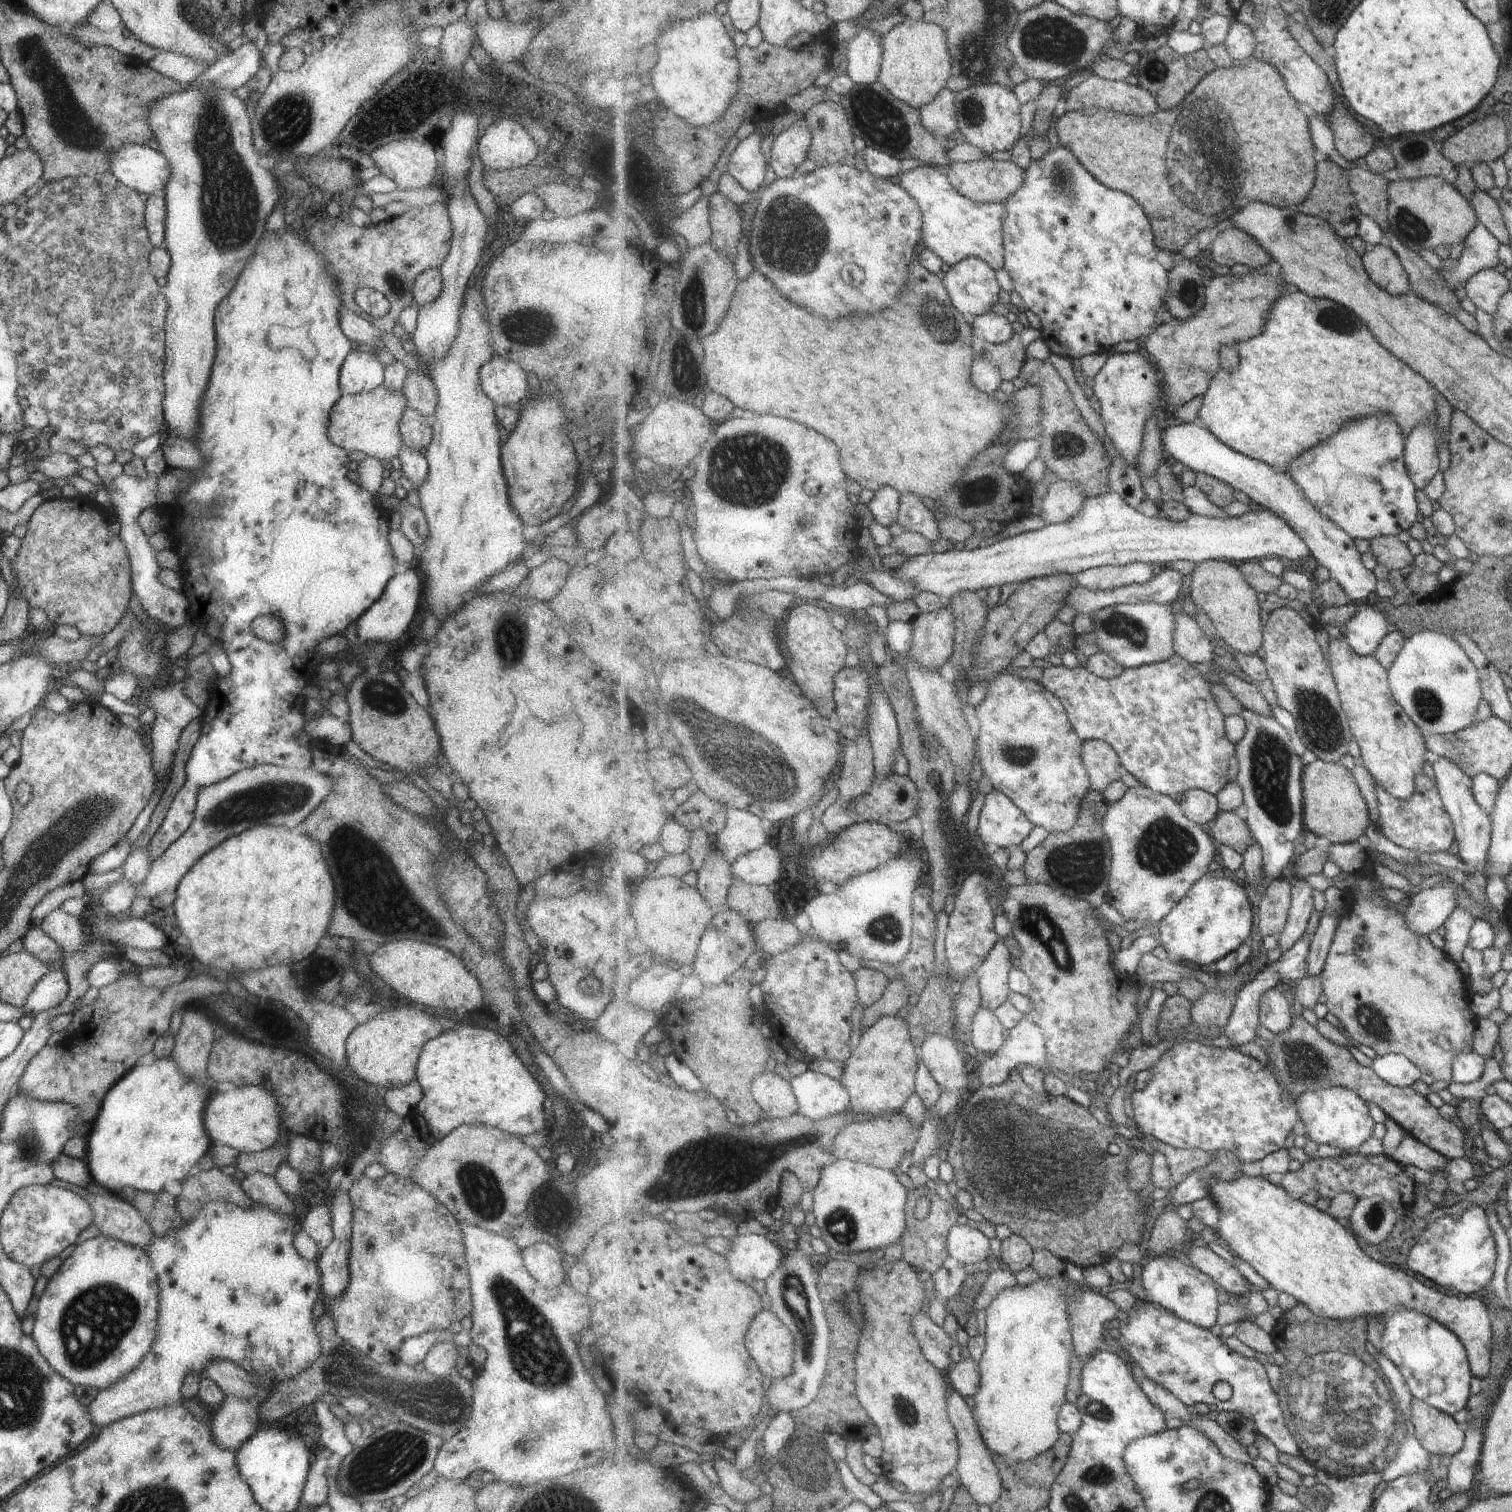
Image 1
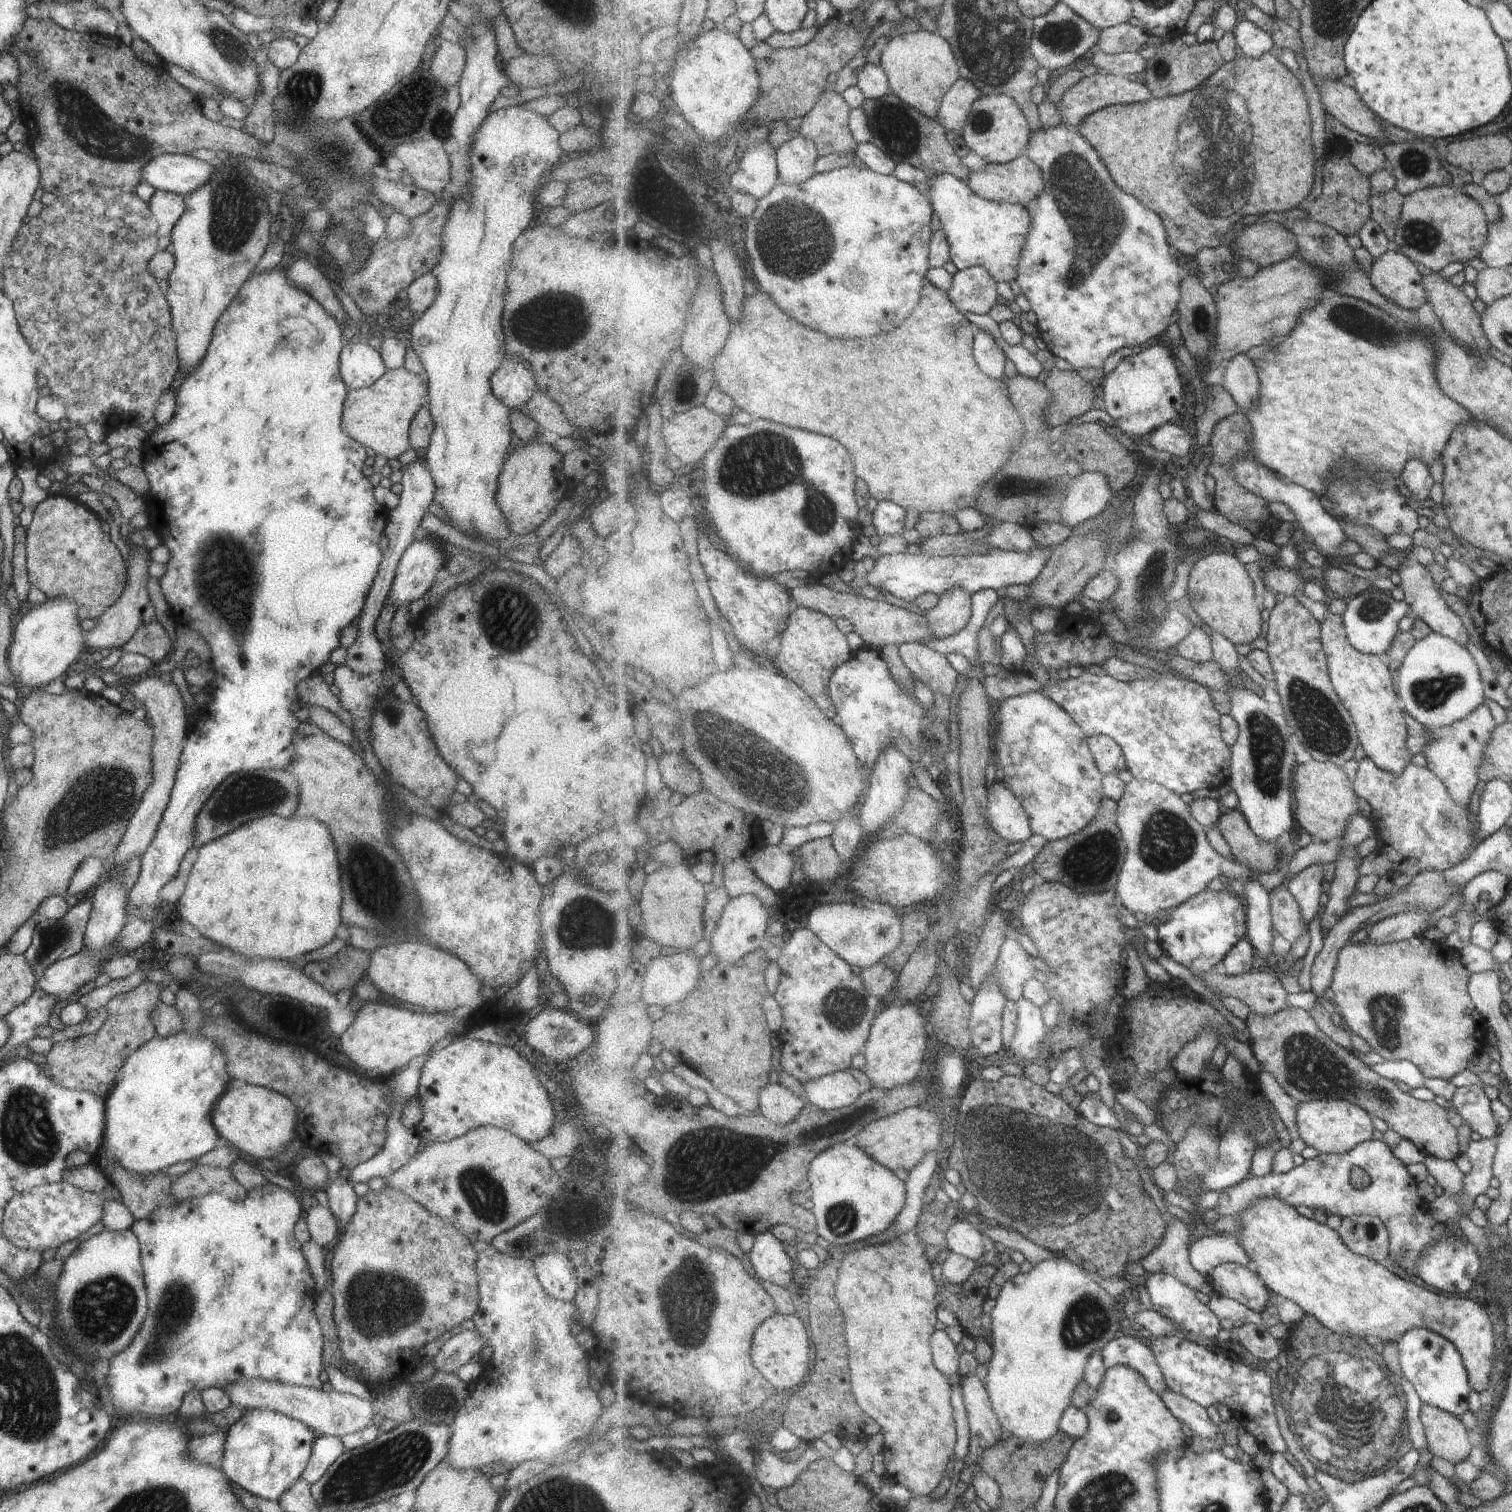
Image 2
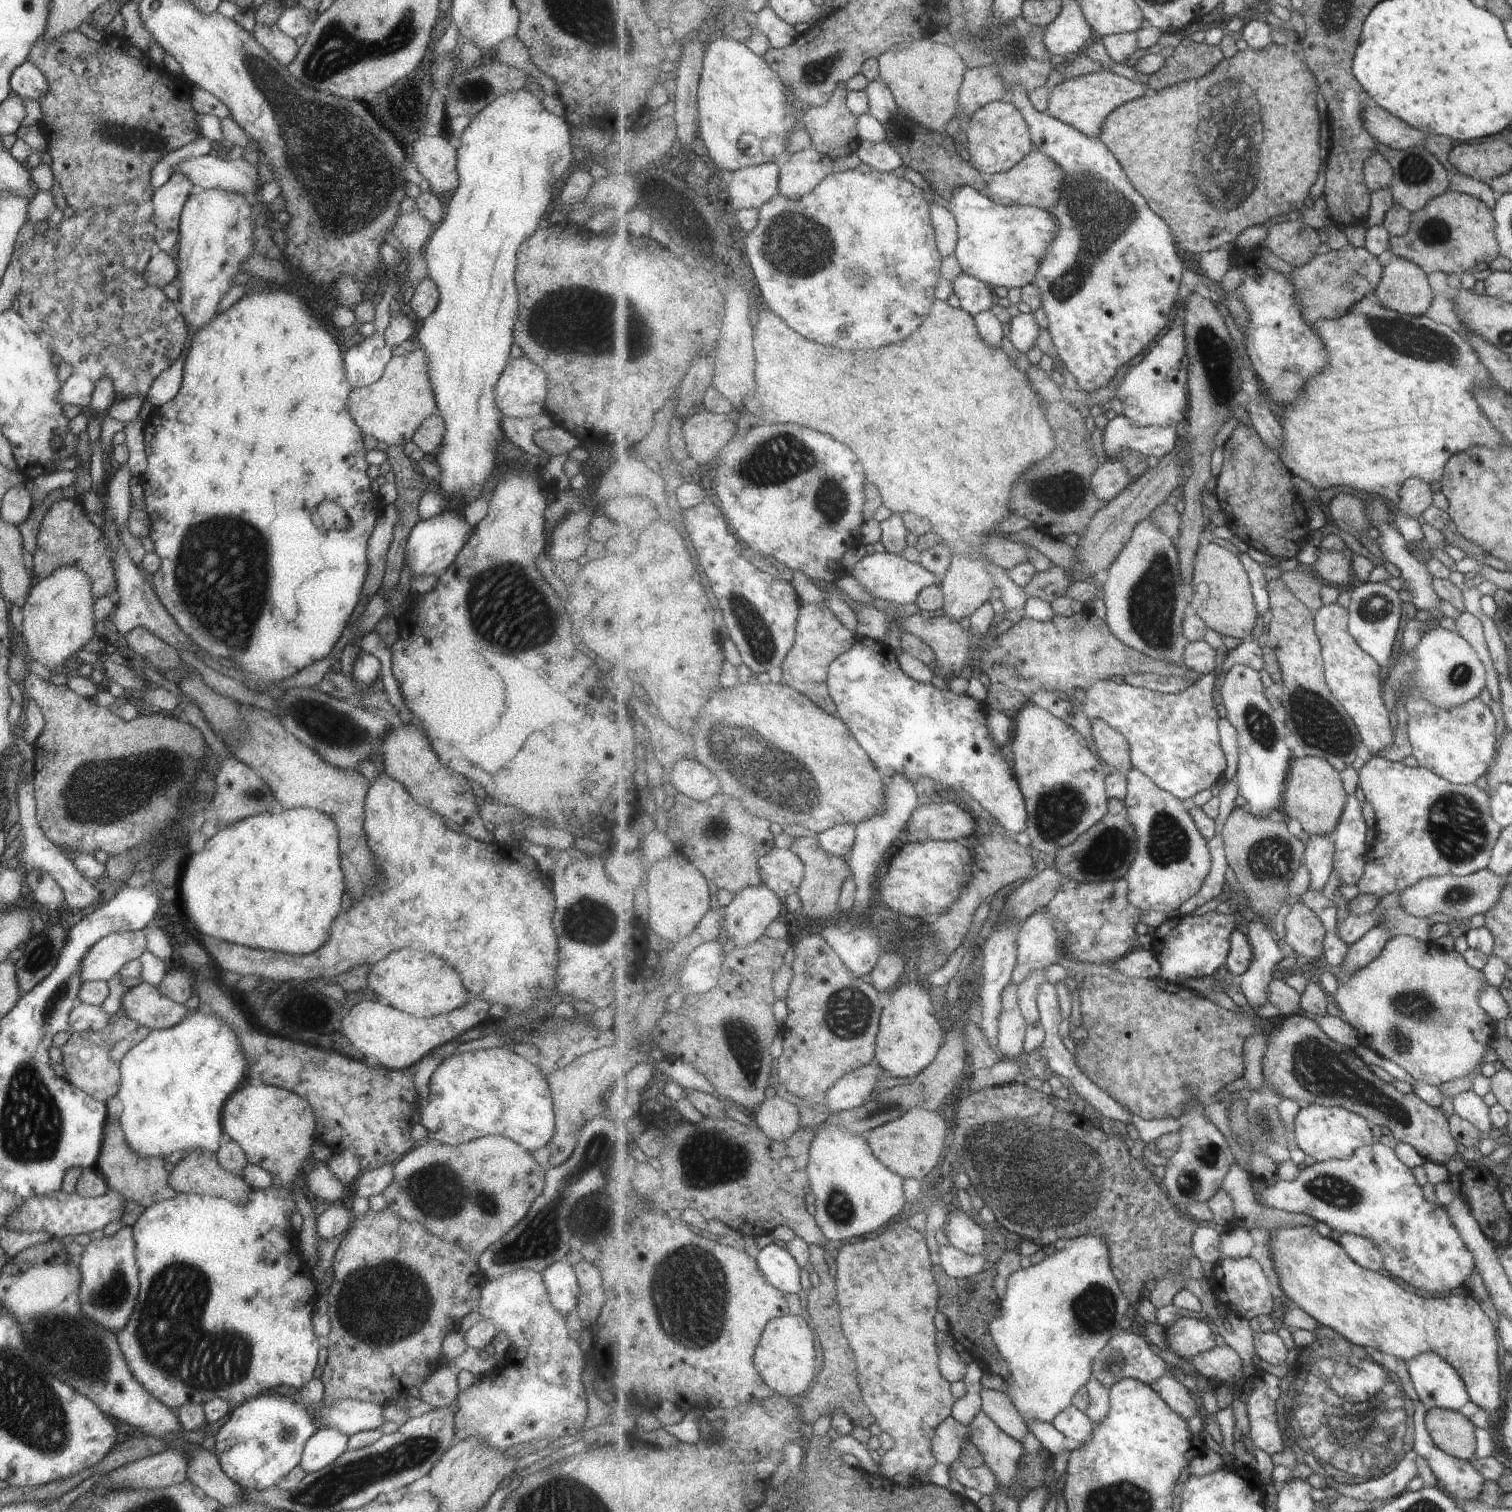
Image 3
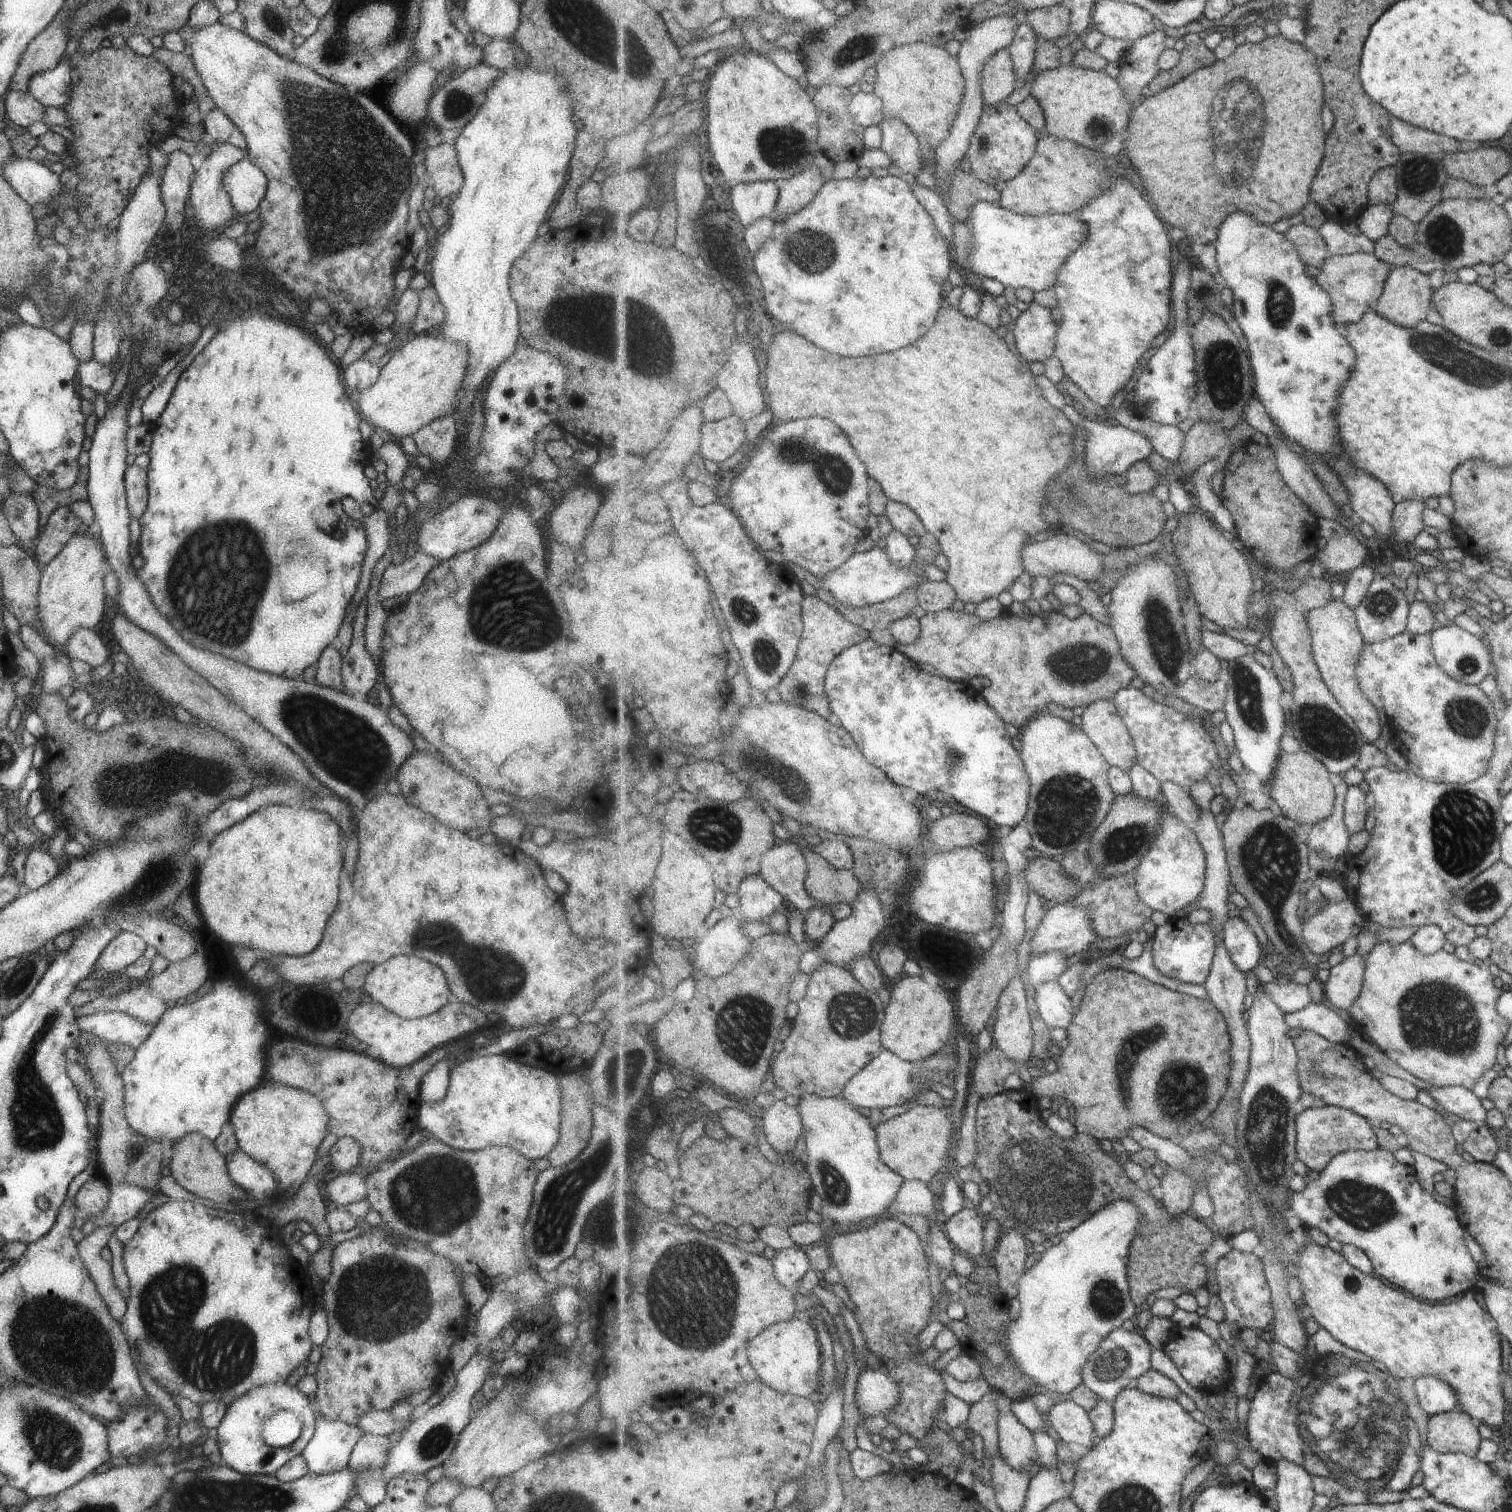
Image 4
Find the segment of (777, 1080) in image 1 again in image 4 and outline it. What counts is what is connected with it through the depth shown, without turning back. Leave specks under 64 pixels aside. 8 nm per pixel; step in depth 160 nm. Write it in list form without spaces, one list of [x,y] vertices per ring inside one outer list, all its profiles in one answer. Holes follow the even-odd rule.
[[[777,1100],[771,1106],[761,1109],[758,1119],[764,1126],[768,1143],[777,1153],[789,1153],[797,1146],[801,1134],[804,1134],[799,1111],[783,1100]]]

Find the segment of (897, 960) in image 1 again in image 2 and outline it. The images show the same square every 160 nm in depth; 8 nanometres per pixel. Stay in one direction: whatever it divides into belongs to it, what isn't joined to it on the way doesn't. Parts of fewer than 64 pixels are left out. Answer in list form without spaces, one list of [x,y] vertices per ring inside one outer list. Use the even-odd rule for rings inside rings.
[[[865,898],[861,906],[855,906],[855,902],[843,902],[843,906],[837,906],[835,902],[828,907],[814,908],[808,916],[807,927],[850,966],[863,970],[881,963],[901,946],[904,914],[905,910],[899,906],[881,900]]]

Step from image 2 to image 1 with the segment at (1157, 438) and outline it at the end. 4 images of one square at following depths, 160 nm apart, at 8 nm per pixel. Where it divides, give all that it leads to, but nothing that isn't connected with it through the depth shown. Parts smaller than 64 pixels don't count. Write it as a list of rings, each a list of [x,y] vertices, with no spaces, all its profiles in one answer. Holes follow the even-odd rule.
[[[1199,422],[1168,426],[1162,432],[1162,444],[1170,459],[1182,463],[1195,473],[1206,473],[1229,484],[1235,491],[1244,492],[1256,507],[1277,513],[1307,543],[1318,565],[1327,567],[1331,576],[1344,586],[1353,603],[1376,598],[1380,580],[1363,564],[1363,554],[1356,547],[1356,540],[1327,518],[1288,473],[1281,473],[1266,463],[1235,451]]]

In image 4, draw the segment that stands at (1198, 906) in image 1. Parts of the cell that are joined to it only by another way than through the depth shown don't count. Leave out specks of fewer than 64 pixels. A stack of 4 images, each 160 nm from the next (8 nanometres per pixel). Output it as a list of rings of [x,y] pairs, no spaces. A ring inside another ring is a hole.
[[[1185,915],[1170,917],[1152,936],[1152,958],[1155,968],[1169,978],[1175,978],[1187,984],[1203,986],[1210,977],[1212,964],[1216,957],[1218,937],[1210,924],[1192,925]]]

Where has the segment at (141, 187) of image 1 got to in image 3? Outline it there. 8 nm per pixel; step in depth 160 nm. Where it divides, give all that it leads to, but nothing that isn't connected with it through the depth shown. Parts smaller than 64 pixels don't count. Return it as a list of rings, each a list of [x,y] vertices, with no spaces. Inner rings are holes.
[[[214,152],[180,162],[172,172],[183,173],[192,182],[194,190],[223,189],[245,196],[247,202],[252,200],[254,203],[256,200],[254,194],[258,190],[259,177],[255,166],[245,159],[227,159]]]

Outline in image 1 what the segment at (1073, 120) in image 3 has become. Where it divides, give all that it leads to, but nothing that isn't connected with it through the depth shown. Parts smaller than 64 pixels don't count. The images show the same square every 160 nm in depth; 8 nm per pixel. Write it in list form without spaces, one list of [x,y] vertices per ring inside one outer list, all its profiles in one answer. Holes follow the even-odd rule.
[[[1095,74],[1068,92],[1065,108],[1078,111],[1091,107],[1134,115],[1153,114],[1160,109],[1154,95],[1141,85],[1110,81]]]

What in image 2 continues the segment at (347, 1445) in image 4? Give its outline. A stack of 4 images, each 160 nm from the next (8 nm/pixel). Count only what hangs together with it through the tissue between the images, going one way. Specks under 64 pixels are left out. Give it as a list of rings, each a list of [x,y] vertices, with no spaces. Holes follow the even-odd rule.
[[[319,1435],[314,1438],[313,1446],[307,1466],[301,1474],[301,1478],[307,1482],[309,1486],[313,1482],[317,1482],[327,1468],[345,1451],[339,1437],[331,1437],[328,1435]]]

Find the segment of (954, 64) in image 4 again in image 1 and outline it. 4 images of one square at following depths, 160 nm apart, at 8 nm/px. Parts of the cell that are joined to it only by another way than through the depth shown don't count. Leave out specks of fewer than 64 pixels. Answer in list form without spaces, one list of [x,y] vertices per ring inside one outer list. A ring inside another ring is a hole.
[[[905,17],[902,23],[897,24],[883,36],[882,46],[884,51],[882,54],[882,72],[879,78],[890,94],[895,95],[899,100],[921,110],[924,106],[930,105],[935,100],[935,97],[943,89],[947,88],[953,74],[953,62],[947,33],[941,25],[928,22],[927,20],[918,21]]]

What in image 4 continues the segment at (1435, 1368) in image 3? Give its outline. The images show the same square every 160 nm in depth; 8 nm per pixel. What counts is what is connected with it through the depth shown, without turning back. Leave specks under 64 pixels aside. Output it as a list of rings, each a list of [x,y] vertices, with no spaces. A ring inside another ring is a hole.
[[[1419,1377],[1413,1382],[1419,1408],[1428,1417],[1457,1410],[1453,1389],[1436,1377]]]

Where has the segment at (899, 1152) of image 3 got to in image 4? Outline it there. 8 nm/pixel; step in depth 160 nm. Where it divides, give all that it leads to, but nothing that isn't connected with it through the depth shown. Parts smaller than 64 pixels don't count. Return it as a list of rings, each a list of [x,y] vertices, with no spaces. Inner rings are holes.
[[[910,1105],[906,1113],[881,1122],[875,1129],[883,1162],[902,1174],[905,1180],[919,1179],[926,1183],[936,1176],[944,1175],[955,1144],[951,1139],[955,1131],[953,1123],[944,1110],[932,1105]]]

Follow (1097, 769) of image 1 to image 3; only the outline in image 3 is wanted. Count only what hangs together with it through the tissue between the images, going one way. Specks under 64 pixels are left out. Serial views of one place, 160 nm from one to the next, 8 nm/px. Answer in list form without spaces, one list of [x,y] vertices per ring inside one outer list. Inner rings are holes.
[[[1092,720],[1092,740],[1095,742],[1100,758],[1112,770],[1128,773],[1134,768],[1132,756],[1129,754],[1129,742],[1126,736],[1115,730],[1104,720]]]

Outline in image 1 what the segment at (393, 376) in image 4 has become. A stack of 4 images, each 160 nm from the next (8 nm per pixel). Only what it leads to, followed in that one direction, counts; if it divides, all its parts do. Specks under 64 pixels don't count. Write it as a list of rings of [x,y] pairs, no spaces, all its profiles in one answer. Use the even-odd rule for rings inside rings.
[[[382,384],[366,393],[340,395],[327,416],[327,440],[343,450],[363,452],[378,461],[389,461],[393,456],[398,456],[403,448],[398,424],[405,407],[406,398],[402,390],[392,393]]]

